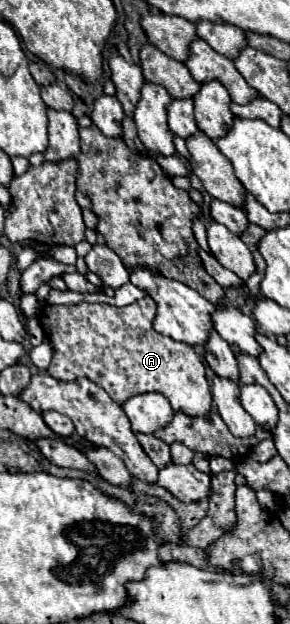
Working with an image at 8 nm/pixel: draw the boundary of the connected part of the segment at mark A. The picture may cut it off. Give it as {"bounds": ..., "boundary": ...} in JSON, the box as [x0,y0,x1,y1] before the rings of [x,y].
{"bounds":[38,296,212,416],"boundary":[[[150,296],[124,308],[100,302],[80,302],[70,306],[46,304],[38,312],[38,320],[54,352],[46,372],[64,382],[88,376],[100,384],[116,404],[122,404],[136,394],[160,392],[170,400],[174,412],[184,412],[188,416],[208,414],[212,396],[200,356],[192,346],[154,332],[154,314],[156,304]]]}

